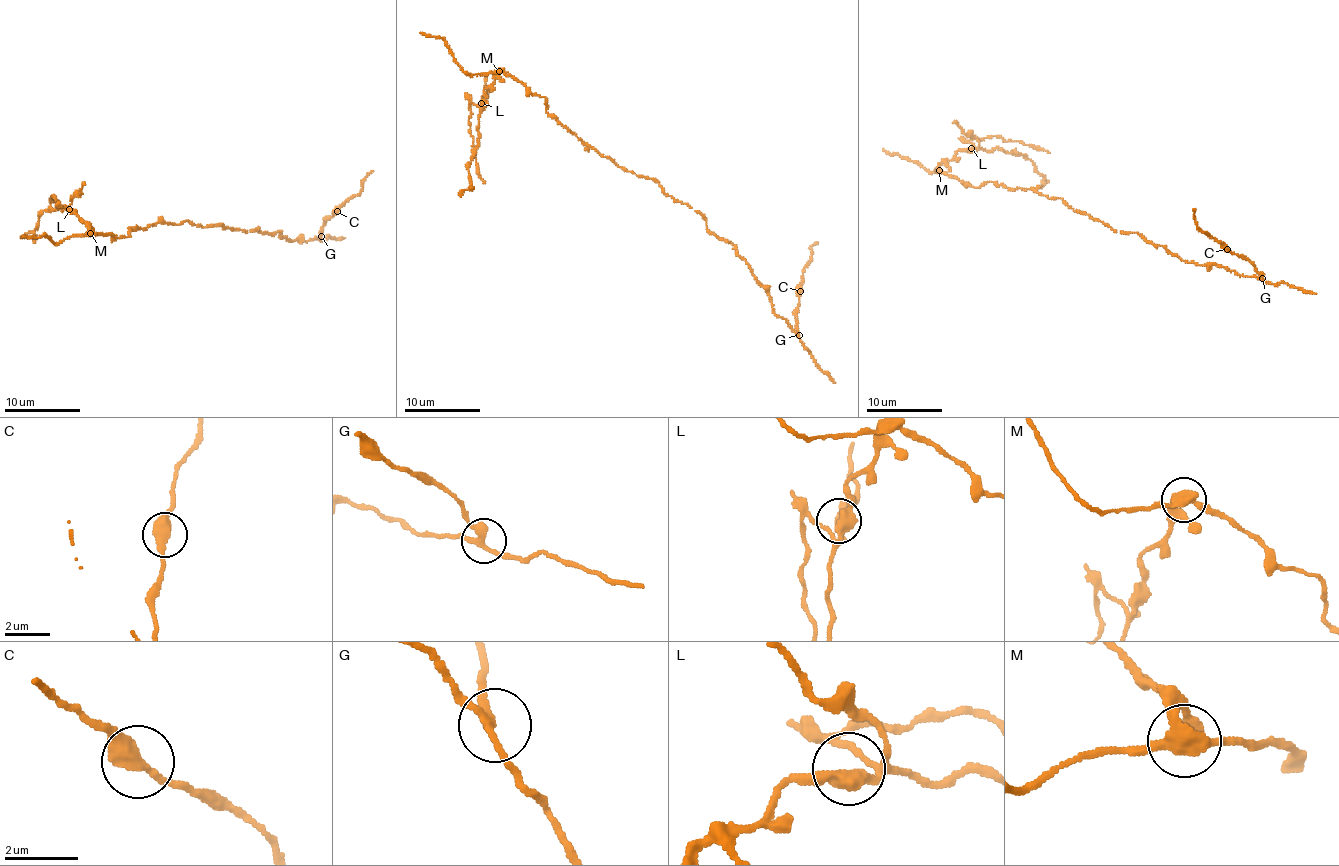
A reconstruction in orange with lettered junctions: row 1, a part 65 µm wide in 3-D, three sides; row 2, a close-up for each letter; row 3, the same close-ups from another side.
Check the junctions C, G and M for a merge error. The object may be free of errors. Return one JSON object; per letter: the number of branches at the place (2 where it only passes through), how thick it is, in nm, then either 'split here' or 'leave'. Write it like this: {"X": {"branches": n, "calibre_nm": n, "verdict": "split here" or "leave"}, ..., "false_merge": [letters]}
{"C": {"branches": 2, "calibre_nm": 440, "verdict": "leave"}, "G": {"branches": 3, "calibre_nm": 240, "verdict": "leave"}, "M": {"branches": 3, "calibre_nm": 340, "verdict": "split here"}, "false_merge": ["M"]}

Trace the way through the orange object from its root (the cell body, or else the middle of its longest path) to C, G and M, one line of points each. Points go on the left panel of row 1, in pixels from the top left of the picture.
C: (210, 226), (258, 226), (288, 241), (308, 241), (337, 211)
G: (210, 226), (246, 231), (258, 226), (262, 232), (278, 231), (288, 241), (321, 236)
M: (210, 226), (202, 227), (187, 220), (176, 225), (160, 222), (137, 229), (128, 228), (127, 237), (90, 234)

